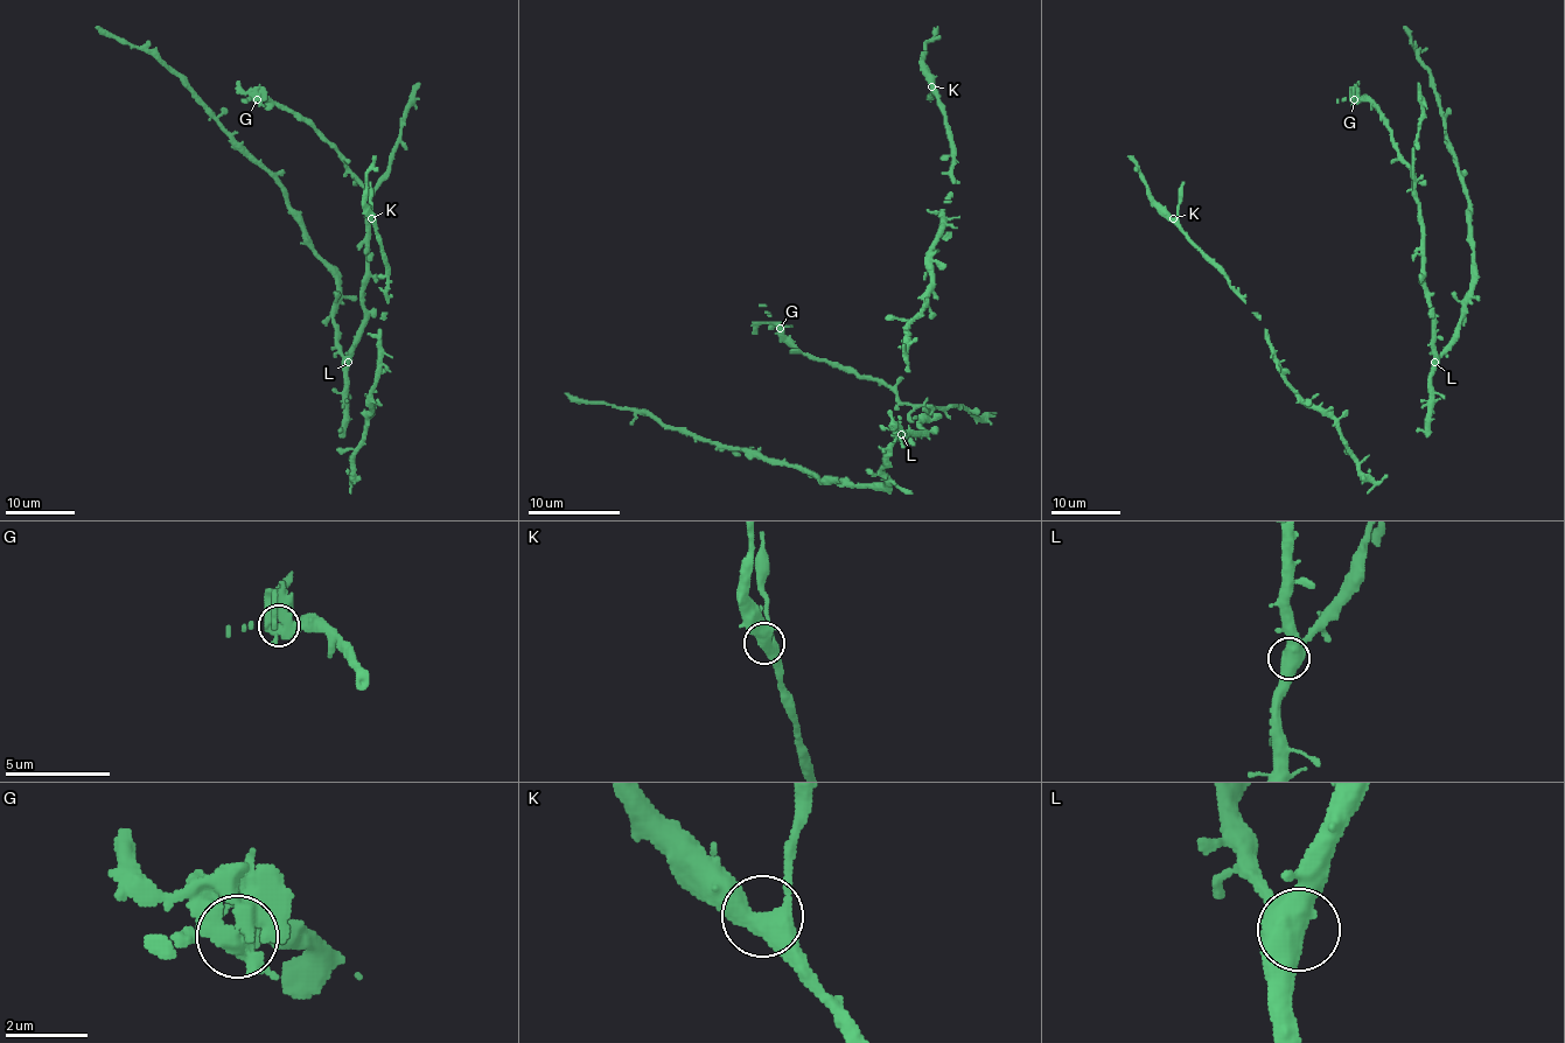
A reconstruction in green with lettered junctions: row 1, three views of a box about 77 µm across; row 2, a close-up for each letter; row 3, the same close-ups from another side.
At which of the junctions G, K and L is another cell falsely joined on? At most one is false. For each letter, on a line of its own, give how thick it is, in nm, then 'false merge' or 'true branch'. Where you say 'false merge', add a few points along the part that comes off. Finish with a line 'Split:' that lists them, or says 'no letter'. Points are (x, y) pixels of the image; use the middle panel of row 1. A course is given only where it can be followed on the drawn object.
G: 480 nm thick; false merge; foreign part runs (780, 328), (761, 323), (754, 333)
K: 420 nm thick; true branch
L: 480 nm thick; true branch
Split: G

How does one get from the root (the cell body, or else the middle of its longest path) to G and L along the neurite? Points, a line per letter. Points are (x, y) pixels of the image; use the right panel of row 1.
G: (1429, 415), (1434, 322), (1424, 281), (1420, 203), (1411, 168), (1396, 149), (1384, 118), (1368, 102), (1355, 99)
L: (1429, 415), (1429, 372), (1434, 362)

